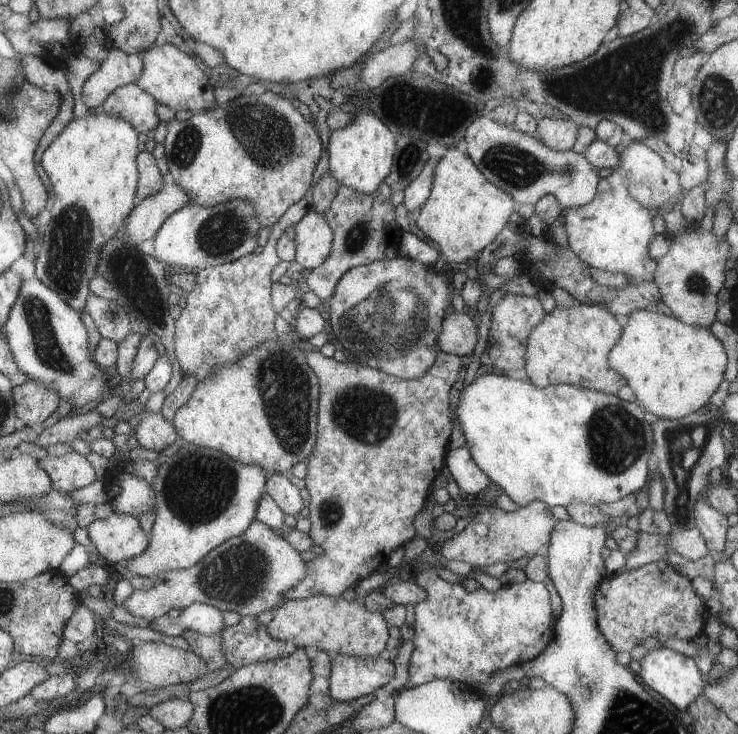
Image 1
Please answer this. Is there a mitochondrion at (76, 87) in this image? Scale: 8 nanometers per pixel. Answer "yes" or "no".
no

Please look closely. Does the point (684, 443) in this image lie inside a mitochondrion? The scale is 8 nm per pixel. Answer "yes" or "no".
yes

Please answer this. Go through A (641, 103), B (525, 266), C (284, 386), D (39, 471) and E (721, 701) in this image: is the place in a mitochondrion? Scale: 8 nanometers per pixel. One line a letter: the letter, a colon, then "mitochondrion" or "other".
A: mitochondrion
B: other
C: mitochondrion
D: other
E: other

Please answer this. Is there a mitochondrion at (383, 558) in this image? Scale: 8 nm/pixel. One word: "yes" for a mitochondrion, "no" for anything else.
no

